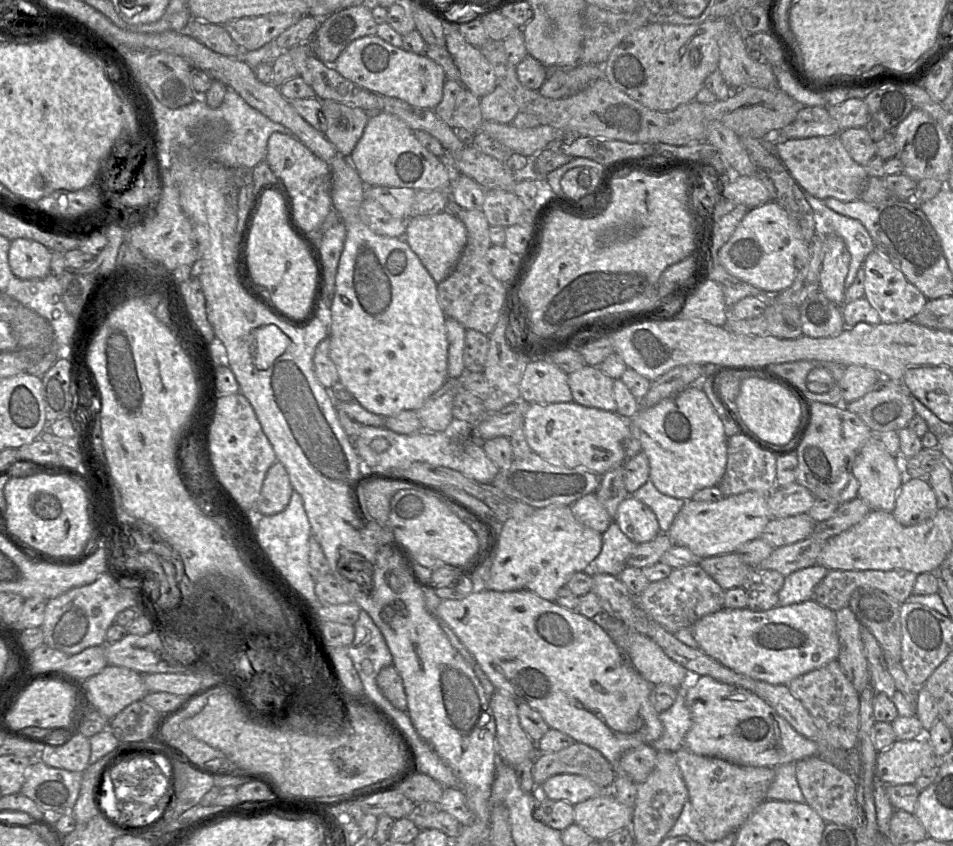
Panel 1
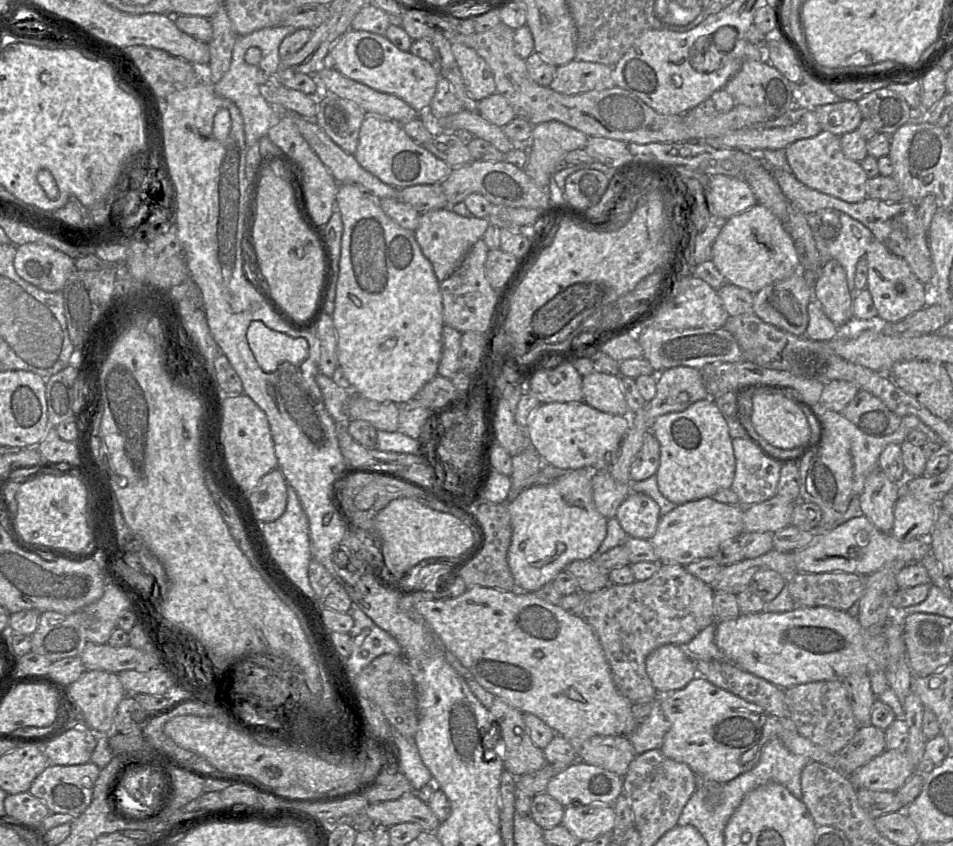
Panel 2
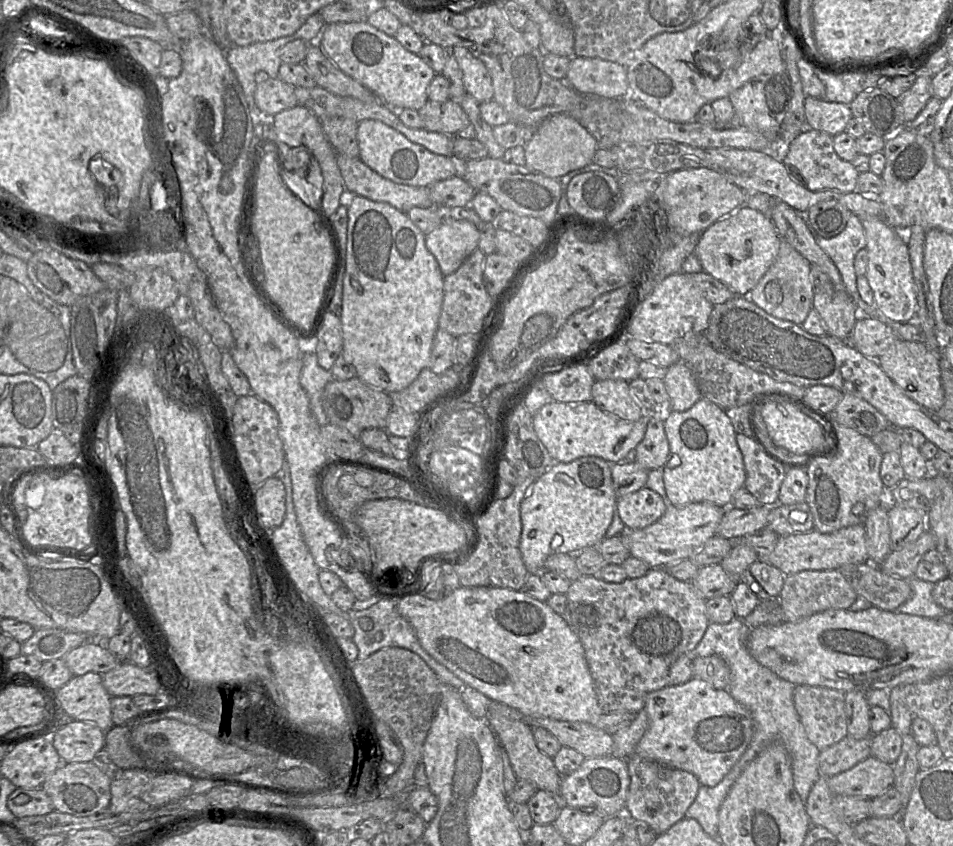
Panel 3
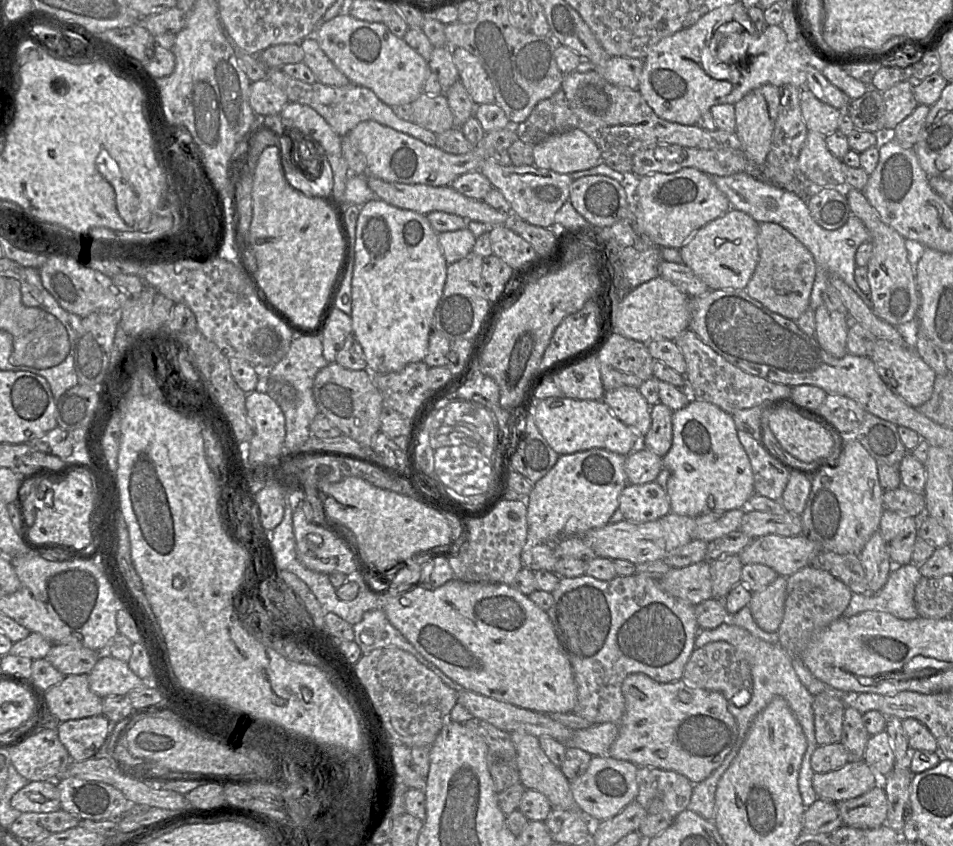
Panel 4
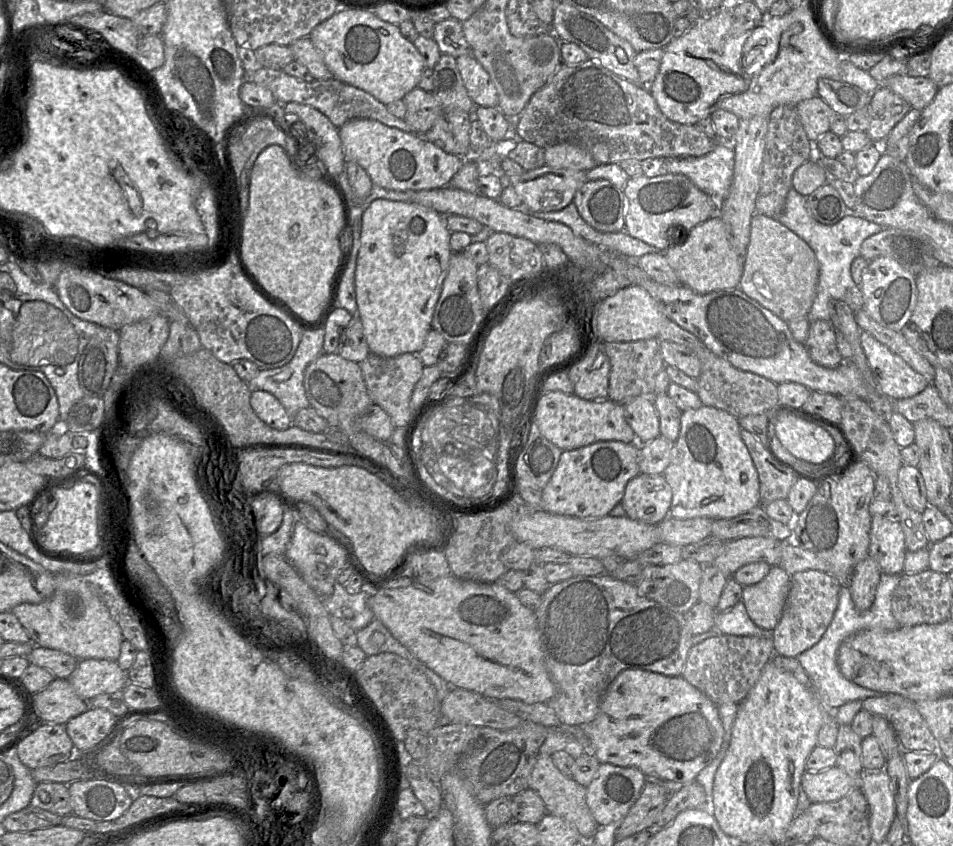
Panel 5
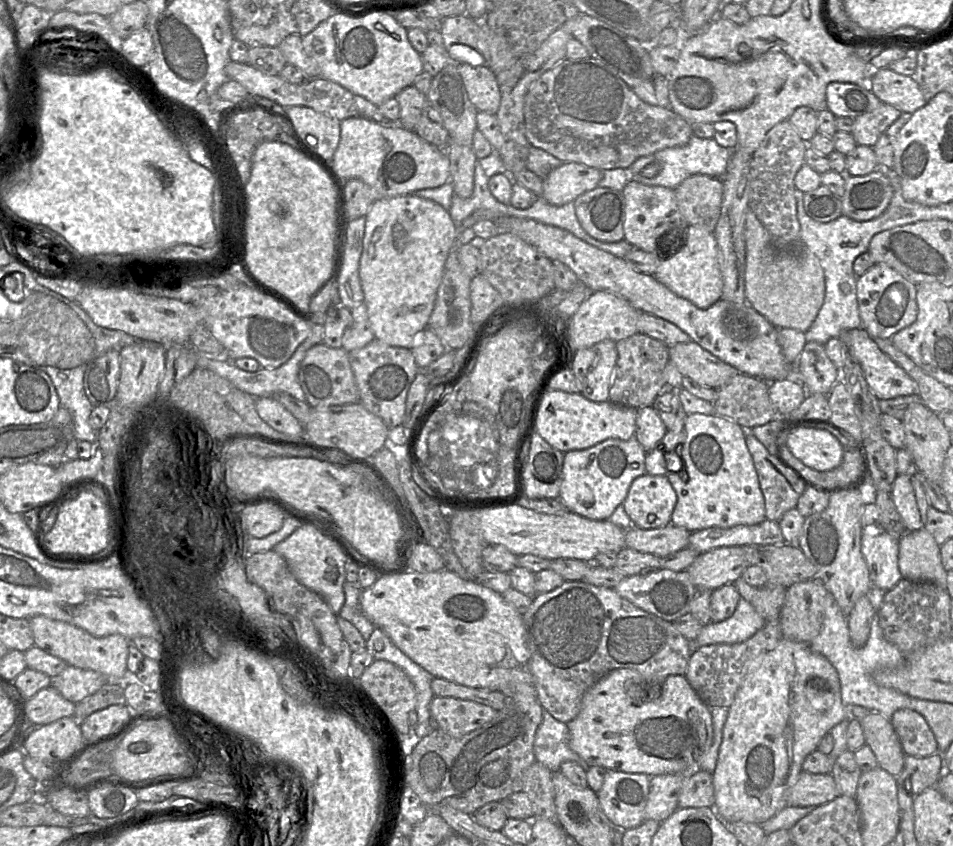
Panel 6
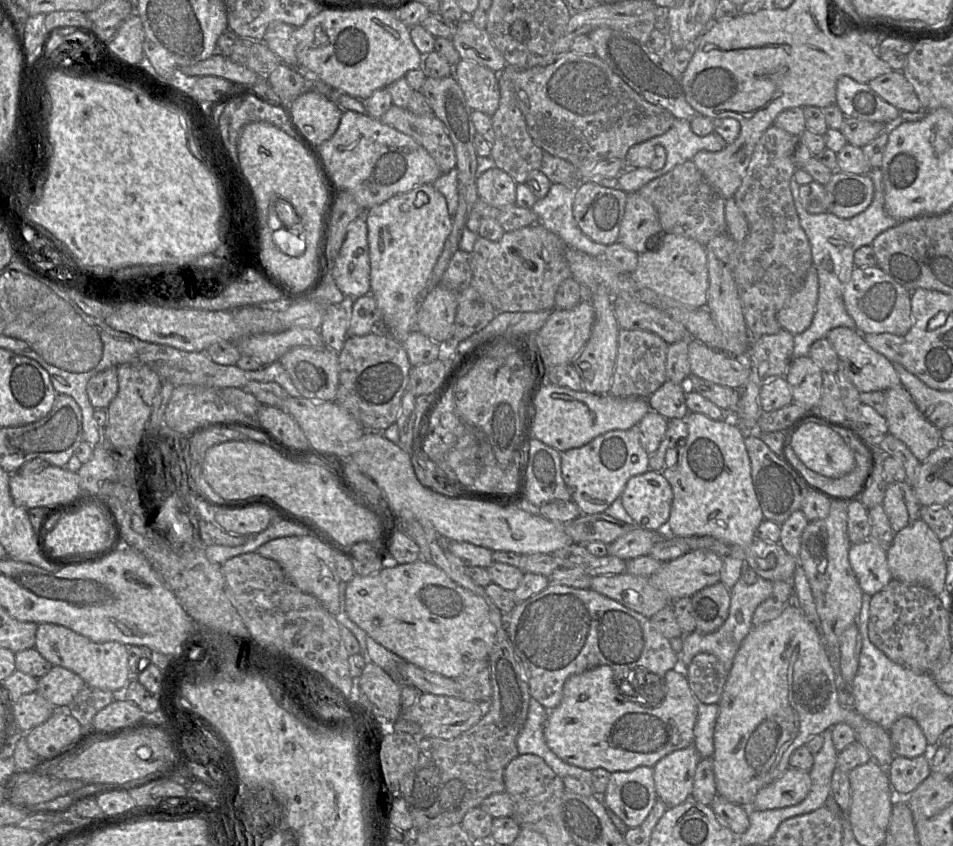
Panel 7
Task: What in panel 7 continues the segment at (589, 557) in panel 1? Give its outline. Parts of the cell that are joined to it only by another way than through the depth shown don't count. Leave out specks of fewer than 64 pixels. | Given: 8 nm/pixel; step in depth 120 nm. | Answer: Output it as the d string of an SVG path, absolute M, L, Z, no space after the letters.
M638 425L628 430L611 430L599 435L588 444L561 452L561 472L563 480L571 493L571 501L580 509L582 514L598 514L604 511L621 497L627 481L636 475L649 470L649 454L640 444Z

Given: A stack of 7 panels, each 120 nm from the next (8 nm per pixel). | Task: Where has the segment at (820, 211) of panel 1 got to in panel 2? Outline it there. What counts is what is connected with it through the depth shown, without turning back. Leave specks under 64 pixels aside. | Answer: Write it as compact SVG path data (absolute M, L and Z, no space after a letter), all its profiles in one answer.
M845 213L839 214L841 229L838 237L828 247L828 257L837 260L845 269L846 280L852 298L855 297L854 277L859 258L865 255L873 240L871 231L861 222Z

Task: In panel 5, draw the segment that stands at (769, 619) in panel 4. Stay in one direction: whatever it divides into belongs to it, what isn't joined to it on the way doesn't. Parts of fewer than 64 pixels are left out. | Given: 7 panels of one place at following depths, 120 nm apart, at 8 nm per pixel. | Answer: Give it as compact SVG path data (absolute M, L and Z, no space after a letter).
M773 566L761 582L743 587L742 601L756 626L773 631L778 625L786 604L790 580L791 576L785 570Z

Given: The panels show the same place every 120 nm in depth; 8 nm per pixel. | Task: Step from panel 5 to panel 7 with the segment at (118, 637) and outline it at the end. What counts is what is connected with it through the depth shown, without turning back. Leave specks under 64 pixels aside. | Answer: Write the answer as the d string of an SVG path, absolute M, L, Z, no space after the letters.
M41 623L34 648L53 665L73 671L92 687L121 693L130 679L126 645L119 642L95 643L64 626Z

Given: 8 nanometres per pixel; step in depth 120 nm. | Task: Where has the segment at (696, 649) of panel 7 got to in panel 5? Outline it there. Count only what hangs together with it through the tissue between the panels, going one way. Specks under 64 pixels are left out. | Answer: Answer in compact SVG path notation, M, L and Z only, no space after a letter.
M742 600L725 612L717 612L712 630L721 635L772 637L772 631L763 630L752 622Z

